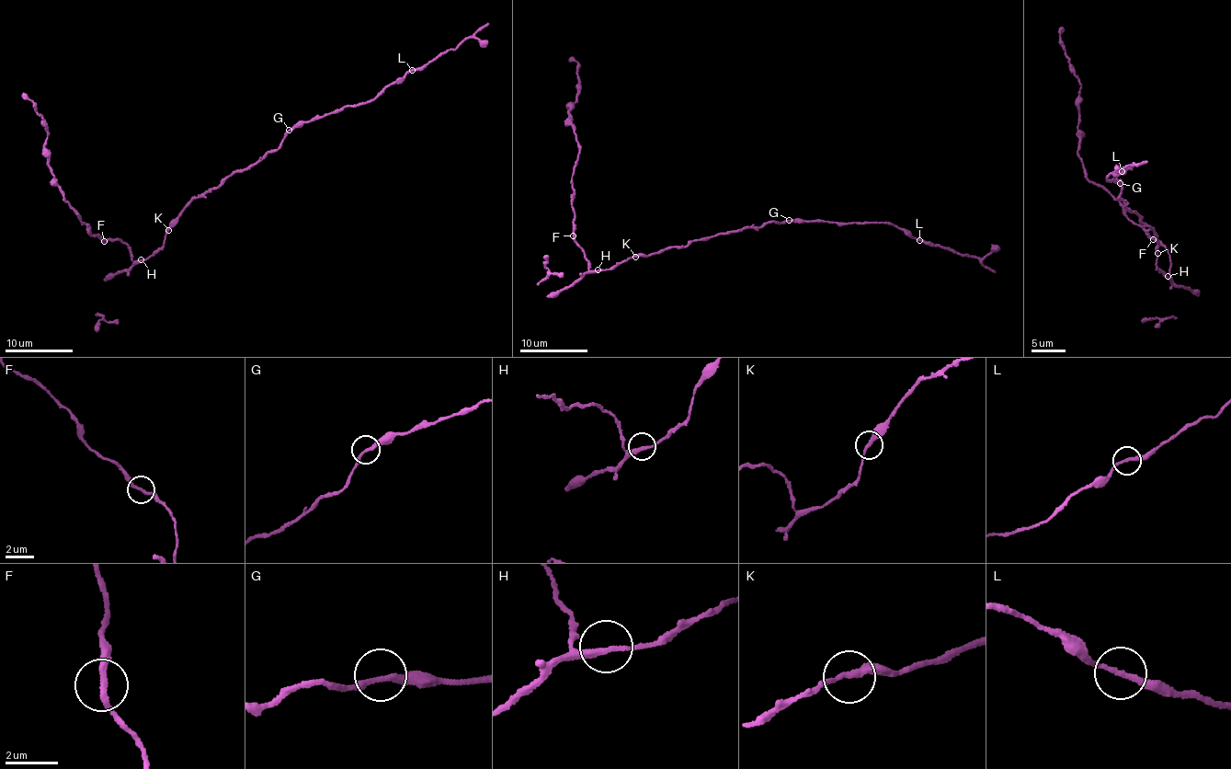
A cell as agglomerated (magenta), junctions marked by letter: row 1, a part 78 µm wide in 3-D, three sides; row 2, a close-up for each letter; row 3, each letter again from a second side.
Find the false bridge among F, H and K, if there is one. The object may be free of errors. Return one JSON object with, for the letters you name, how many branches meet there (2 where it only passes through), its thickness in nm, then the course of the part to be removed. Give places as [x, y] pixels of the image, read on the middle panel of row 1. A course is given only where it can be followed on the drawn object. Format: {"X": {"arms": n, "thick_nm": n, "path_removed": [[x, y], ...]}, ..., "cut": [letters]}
{"cut": []}

